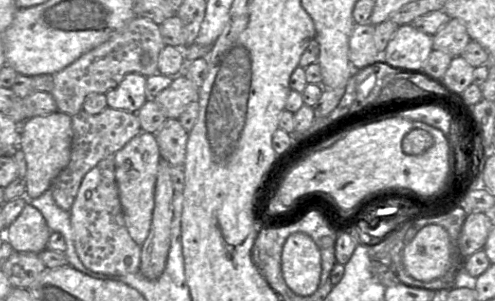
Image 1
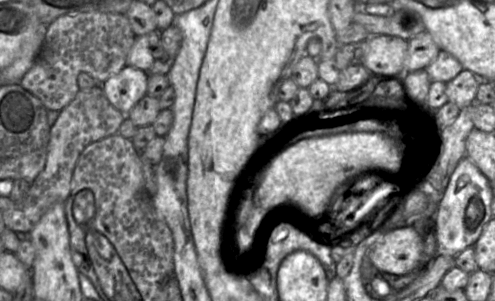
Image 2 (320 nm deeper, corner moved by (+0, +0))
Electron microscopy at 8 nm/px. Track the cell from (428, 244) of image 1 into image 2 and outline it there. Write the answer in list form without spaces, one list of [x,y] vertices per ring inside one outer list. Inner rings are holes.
[[[410,226],[395,229],[380,238],[370,252],[370,260],[382,272],[405,275],[419,266],[421,253],[422,238]]]

